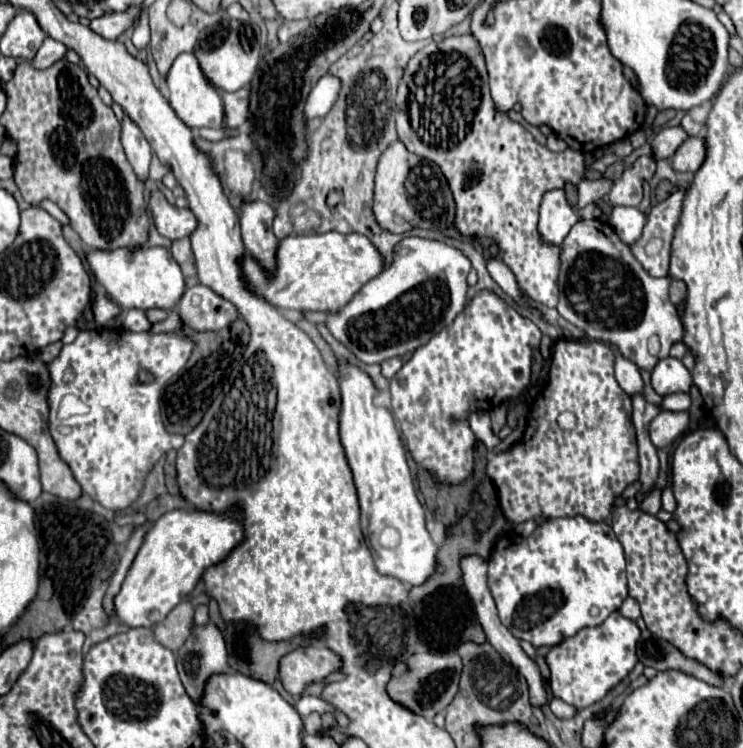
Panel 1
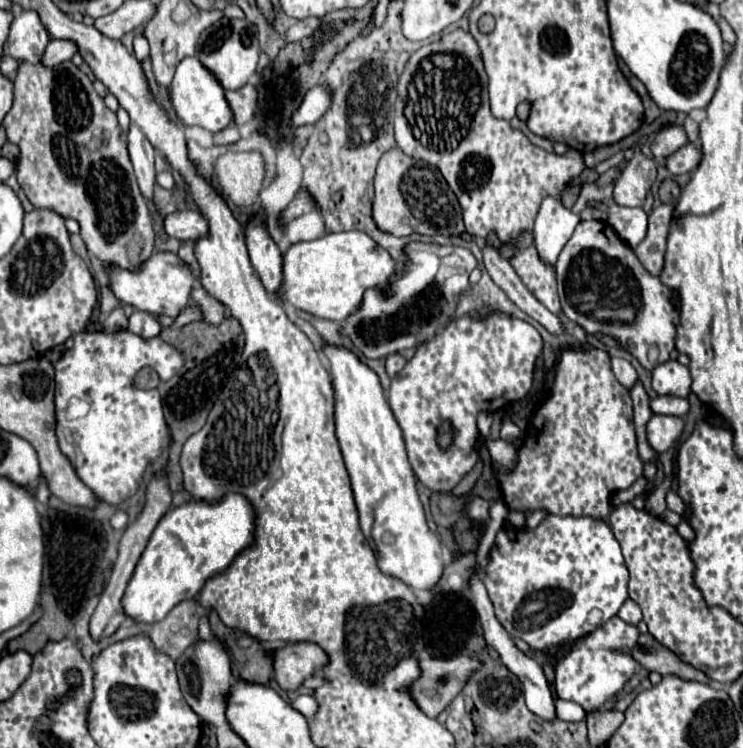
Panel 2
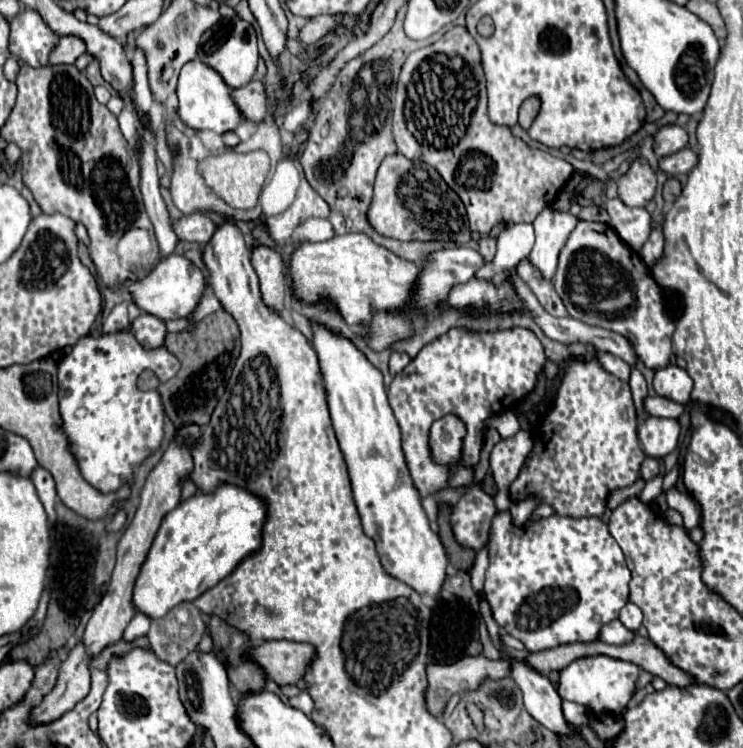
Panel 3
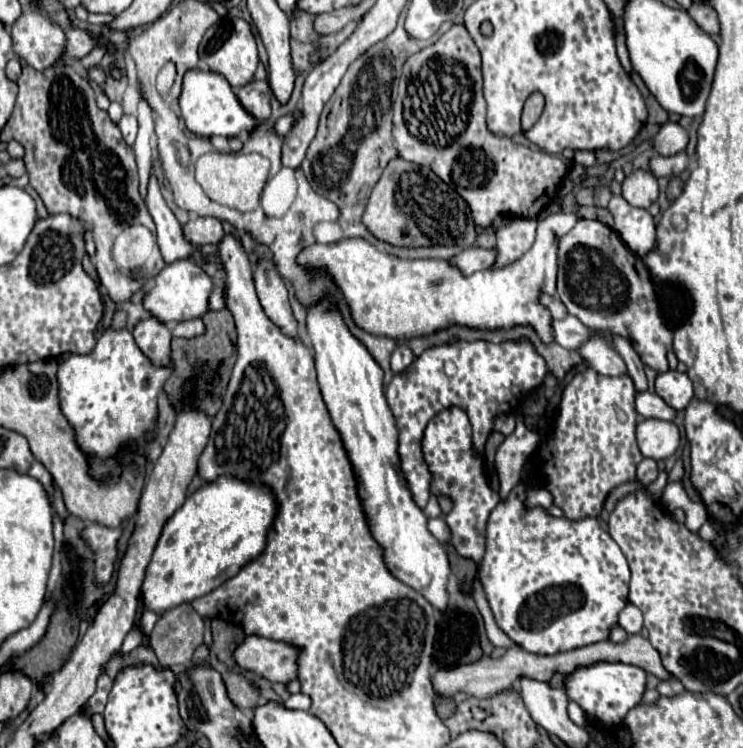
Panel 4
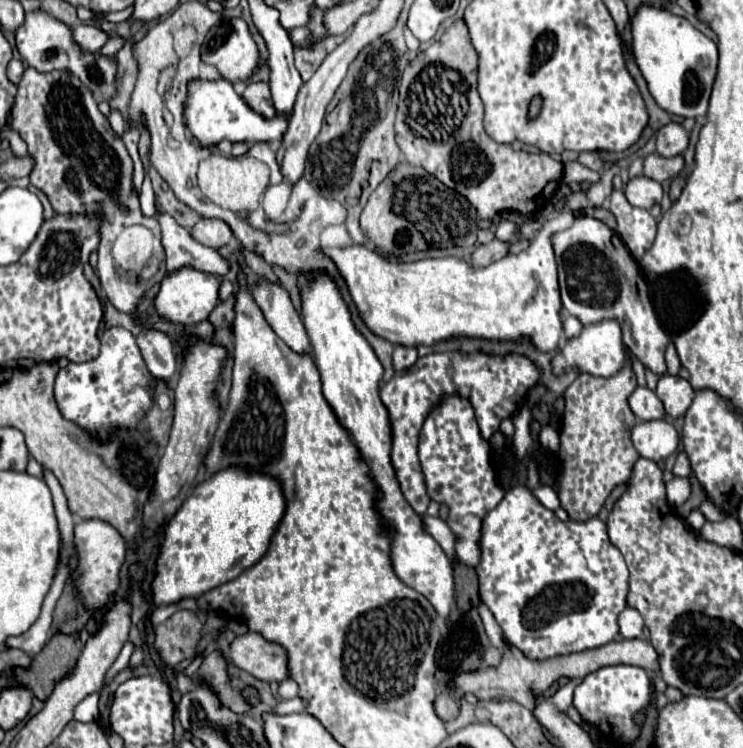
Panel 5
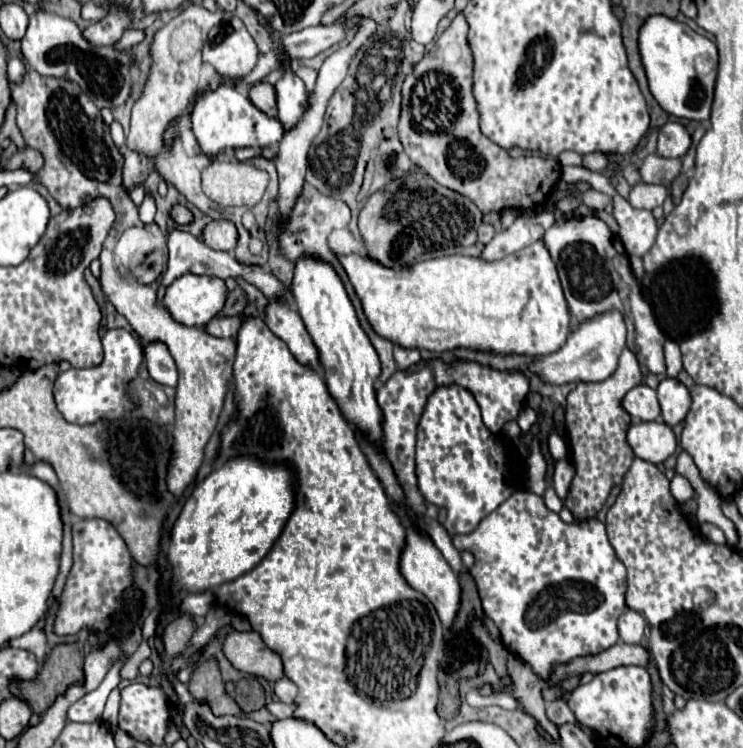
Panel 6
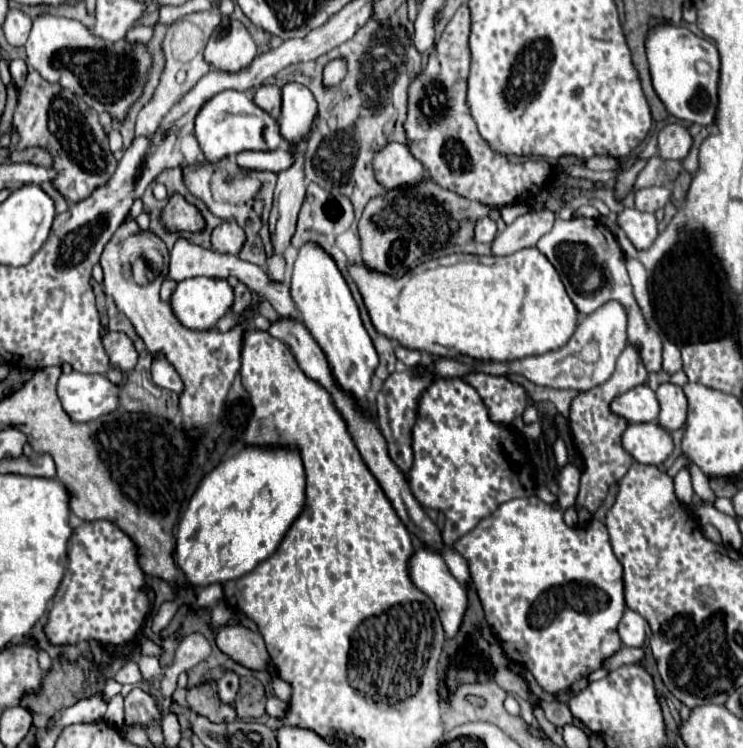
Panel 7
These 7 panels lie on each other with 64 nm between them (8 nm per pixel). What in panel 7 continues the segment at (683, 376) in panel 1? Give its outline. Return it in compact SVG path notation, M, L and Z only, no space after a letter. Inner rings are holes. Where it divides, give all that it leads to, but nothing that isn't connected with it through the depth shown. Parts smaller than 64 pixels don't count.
M664 382L664 384L660 384L656 394L658 394L658 402L660 402L658 424L664 426L668 432L680 428L686 422L686 408L688 408L682 386Z

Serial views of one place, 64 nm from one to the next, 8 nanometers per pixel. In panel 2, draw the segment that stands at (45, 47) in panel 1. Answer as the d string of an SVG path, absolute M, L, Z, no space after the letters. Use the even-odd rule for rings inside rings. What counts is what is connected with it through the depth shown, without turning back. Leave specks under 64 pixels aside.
M50 40L48 48L44 50L44 56L42 56L40 62L44 66L52 68L52 66L56 66L60 62L70 60L76 52L78 52L78 48L76 48L74 42L68 42L68 40Z

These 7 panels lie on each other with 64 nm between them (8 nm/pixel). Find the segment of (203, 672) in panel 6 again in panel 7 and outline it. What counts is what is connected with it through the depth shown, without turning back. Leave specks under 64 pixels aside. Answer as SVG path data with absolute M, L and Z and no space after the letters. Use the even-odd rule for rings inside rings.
M214 680L188 688L188 704L196 714L208 716L212 722L234 722L236 720L236 710L218 698Z

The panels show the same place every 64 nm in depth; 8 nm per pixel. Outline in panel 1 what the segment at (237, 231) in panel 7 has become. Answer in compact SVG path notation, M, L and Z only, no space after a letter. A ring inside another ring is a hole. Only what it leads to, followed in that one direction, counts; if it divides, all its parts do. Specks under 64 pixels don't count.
M154 190L150 194L148 212L152 212L152 220L154 220L158 234L168 240L190 236L196 228L194 214L188 208L178 208L170 204L160 190Z

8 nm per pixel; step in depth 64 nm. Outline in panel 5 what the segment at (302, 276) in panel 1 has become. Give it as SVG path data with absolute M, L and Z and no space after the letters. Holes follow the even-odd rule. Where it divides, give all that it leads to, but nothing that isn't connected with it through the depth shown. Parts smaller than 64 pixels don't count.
M574 212L556 214L554 218L544 222L544 228L540 228L528 250L524 250L518 256L516 254L506 256L486 268L472 268L462 258L390 262L374 248L366 248L362 244L352 244L346 248L322 248L322 252L336 264L364 324L376 336L386 338L392 344L402 344L402 346L436 344L452 336L474 336L474 338L492 338L492 340L516 340L520 336L530 336L538 350L550 352L558 348L560 334L562 334L562 318L560 318L562 302L558 292L556 258L552 252L552 234L570 228L572 220L576 220Z

